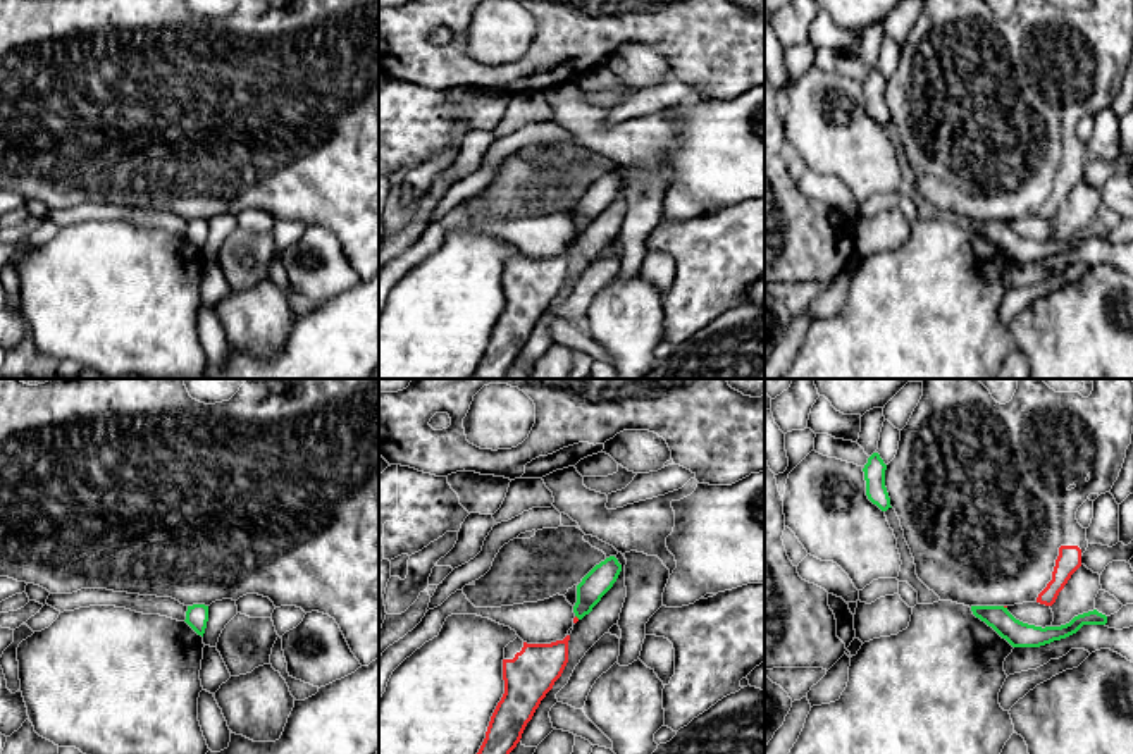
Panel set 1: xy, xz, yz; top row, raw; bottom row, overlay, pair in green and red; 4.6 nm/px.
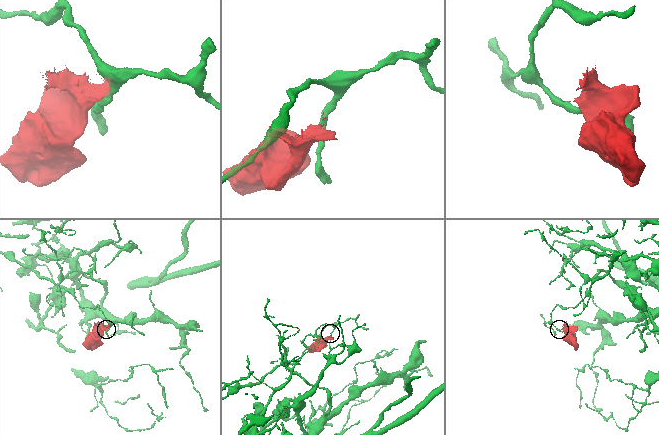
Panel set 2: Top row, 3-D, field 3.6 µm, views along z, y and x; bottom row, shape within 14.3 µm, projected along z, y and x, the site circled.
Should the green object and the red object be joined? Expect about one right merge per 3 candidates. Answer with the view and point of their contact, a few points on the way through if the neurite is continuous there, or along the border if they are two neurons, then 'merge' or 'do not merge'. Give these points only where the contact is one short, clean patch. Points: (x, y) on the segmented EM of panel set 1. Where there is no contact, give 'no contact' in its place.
meets green in xz at (577, 617); border along xz (575, 615), (579, 618); do not merge

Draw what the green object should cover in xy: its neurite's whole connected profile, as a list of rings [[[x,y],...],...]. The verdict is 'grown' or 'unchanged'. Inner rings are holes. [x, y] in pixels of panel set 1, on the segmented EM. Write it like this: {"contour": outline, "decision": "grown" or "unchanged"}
{"contour": [[[193,604],[188,606],[186,620],[184,620],[198,635],[203,637],[207,621],[208,621],[208,606]]], "decision": "unchanged"}

